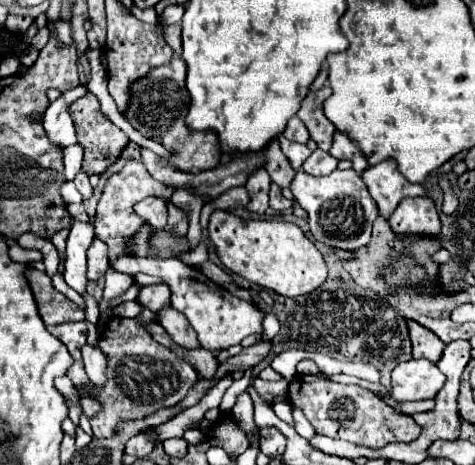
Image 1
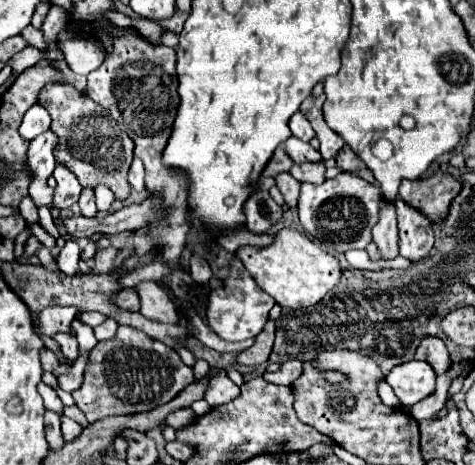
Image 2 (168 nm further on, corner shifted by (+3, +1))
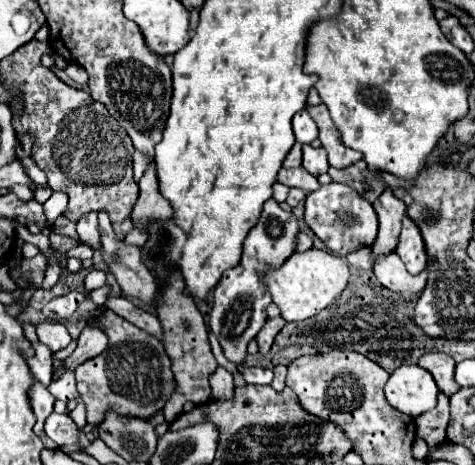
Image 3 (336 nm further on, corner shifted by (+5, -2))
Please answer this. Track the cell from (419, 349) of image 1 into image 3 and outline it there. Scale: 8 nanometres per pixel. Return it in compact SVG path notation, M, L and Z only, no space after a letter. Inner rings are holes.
M429 350L419 358L419 366L429 370L431 376L435 378L439 390L447 396L451 396L453 392L459 390L459 386L453 380L453 372L455 372L455 360L443 352L437 350Z

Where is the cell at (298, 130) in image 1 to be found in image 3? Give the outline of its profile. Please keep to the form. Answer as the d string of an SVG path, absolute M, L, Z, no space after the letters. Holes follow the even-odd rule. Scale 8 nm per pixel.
M301 110L293 116L293 132L295 132L295 140L301 144L309 144L317 138L319 130L317 124L313 122L313 118L307 114L307 110Z

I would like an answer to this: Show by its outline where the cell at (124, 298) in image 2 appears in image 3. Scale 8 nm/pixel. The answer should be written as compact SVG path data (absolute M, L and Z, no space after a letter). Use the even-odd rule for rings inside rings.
M87 324L85 330L79 336L75 352L65 360L63 368L57 370L53 378L57 378L65 368L77 368L85 360L89 360L93 356L99 356L105 348L107 348L107 336L105 336L105 332L101 332L101 326L99 324Z

